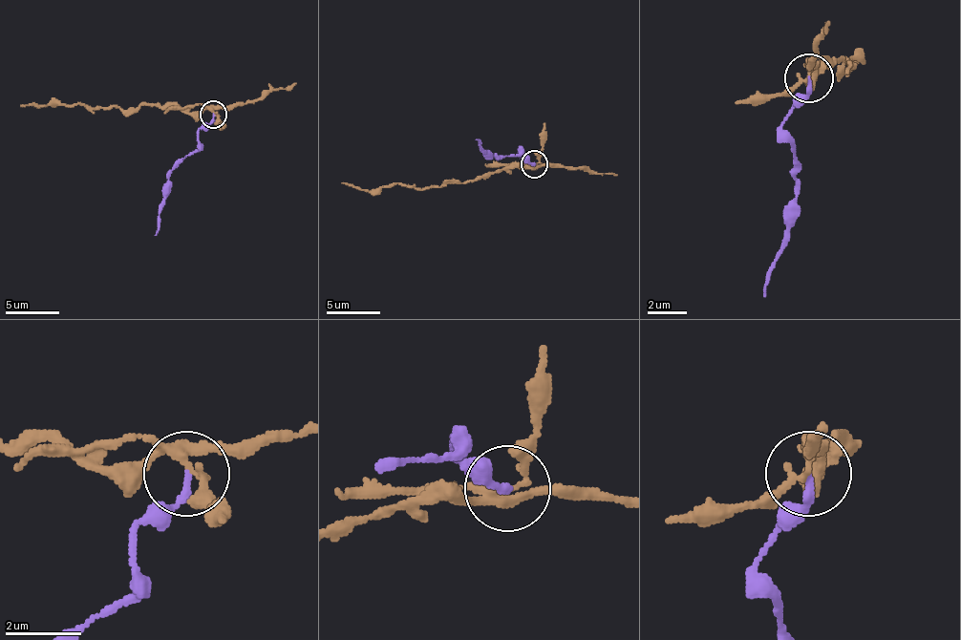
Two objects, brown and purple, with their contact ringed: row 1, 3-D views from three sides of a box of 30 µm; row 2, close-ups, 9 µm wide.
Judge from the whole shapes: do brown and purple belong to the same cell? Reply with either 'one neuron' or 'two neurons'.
two neurons

